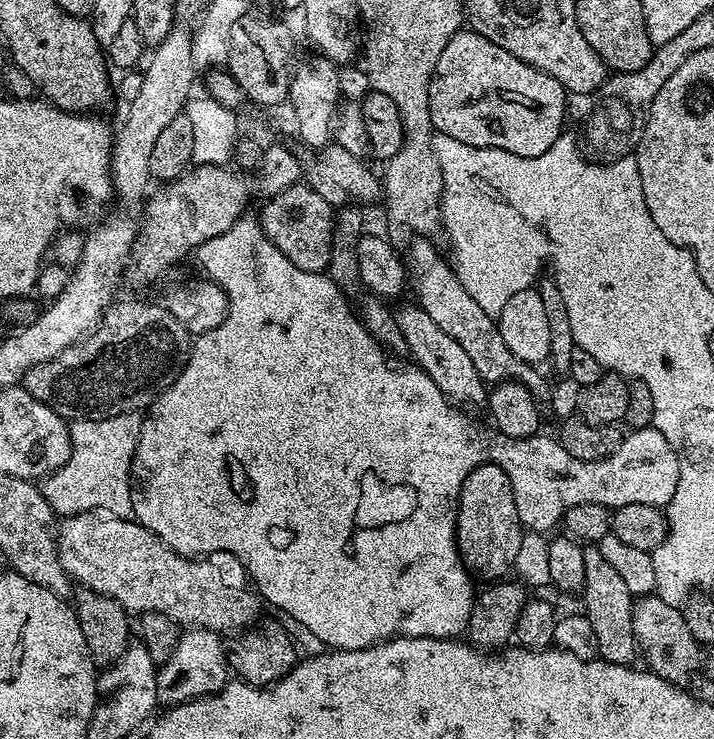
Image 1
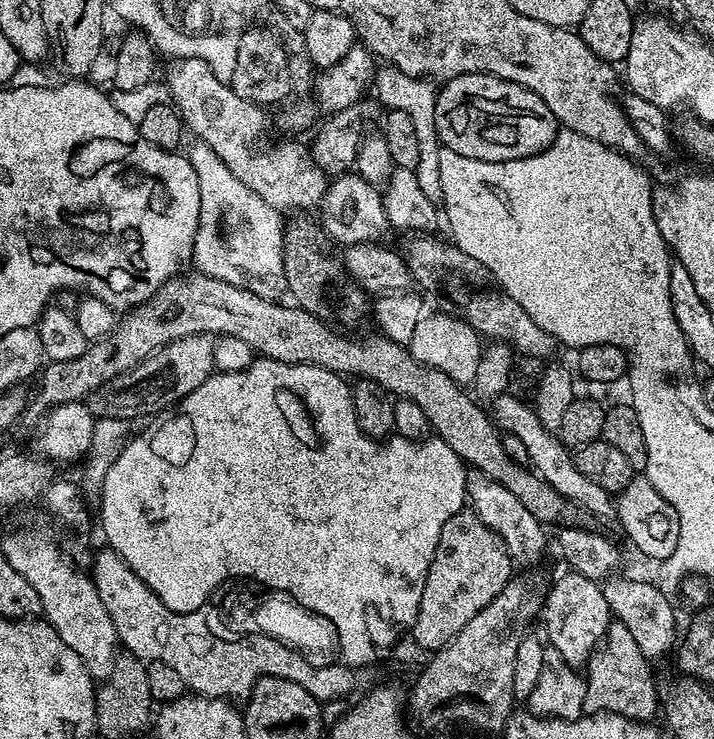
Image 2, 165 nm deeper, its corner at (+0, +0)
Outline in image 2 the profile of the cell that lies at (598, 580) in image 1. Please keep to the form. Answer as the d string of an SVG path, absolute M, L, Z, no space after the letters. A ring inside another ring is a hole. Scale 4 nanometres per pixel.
M613 622L606 630L600 647L593 652L586 665L588 689L584 699L584 711L588 714L613 712L627 720L648 722L658 712L656 680L652 677L653 665L648 657L638 650L638 642L630 635L630 630L618 622Z

